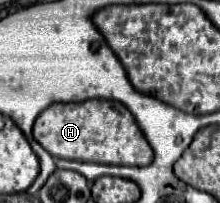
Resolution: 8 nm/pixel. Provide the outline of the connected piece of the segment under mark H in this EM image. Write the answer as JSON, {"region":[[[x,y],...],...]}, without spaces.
{"region":[[[111,100],[51,104],[35,120],[33,138],[55,158],[117,166],[147,166],[153,160],[153,150],[139,130],[133,114],[121,102]]]}

